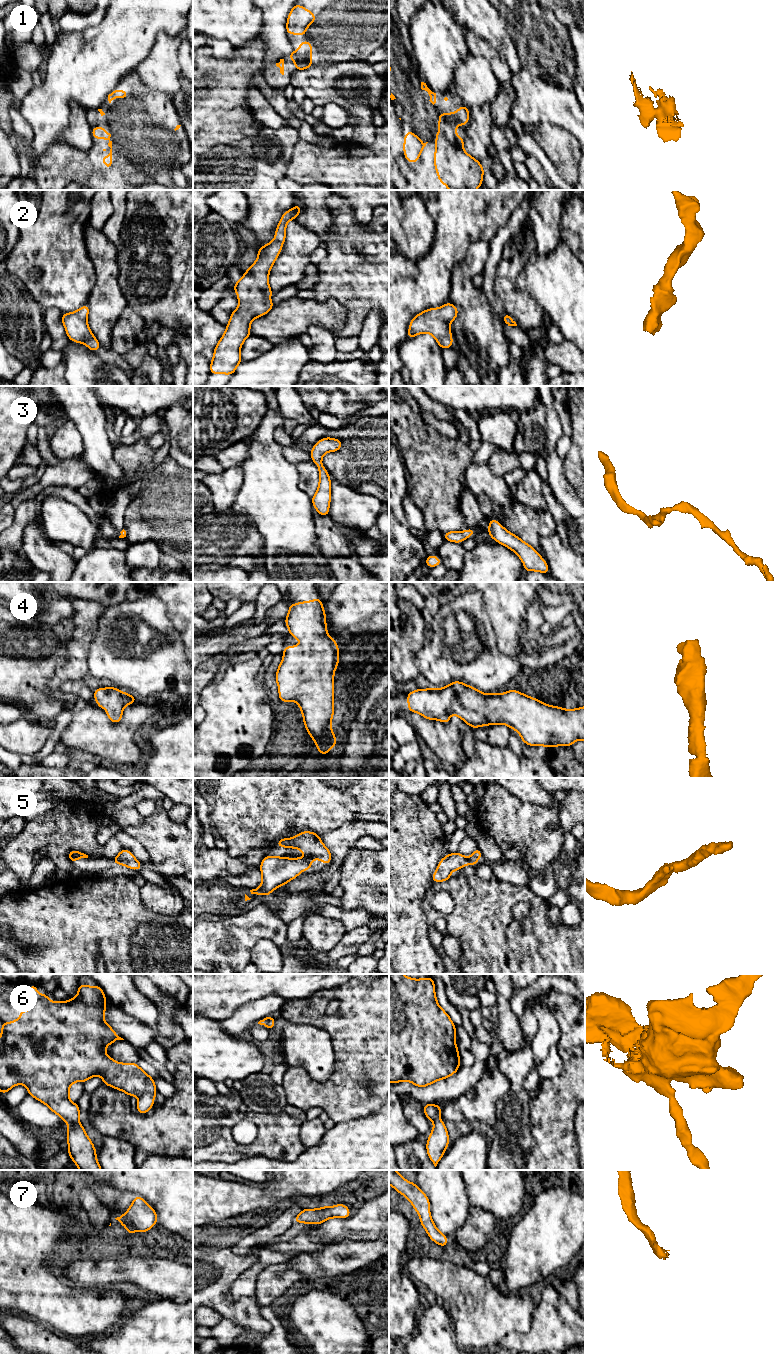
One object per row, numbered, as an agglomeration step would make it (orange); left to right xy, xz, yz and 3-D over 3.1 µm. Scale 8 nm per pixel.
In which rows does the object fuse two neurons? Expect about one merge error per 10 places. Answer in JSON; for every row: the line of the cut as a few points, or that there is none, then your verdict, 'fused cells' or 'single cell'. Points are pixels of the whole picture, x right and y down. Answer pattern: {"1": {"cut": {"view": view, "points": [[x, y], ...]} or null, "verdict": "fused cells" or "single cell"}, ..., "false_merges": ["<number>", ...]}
{"1": {"cut": null, "verdict": "single cell"}, "2": {"cut": null, "verdict": "single cell"}, "3": {"cut": null, "verdict": "single cell"}, "4": {"cut": null, "verdict": "single cell"}, "5": {"cut": null, "verdict": "single cell"}, "6": {"cut": null, "verdict": "single cell"}, "7": {"cut": null, "verdict": "single cell"}, "false_merges": []}

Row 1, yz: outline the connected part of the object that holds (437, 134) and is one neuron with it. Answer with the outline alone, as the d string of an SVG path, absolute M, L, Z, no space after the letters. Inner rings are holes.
M462 104L455 113L439 113L438 119L434 154L438 180L449 190L476 190L482 185L485 169L464 151L465 140L456 135L457 125L468 125L469 108Z

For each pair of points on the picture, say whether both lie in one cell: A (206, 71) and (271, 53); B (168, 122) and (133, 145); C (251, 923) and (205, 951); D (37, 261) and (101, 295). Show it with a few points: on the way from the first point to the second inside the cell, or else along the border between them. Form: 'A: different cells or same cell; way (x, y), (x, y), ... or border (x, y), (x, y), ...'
A: different cells; border (262, 47), (266, 62), (276, 62), (281, 59)
B: same cell; way (159, 125), (148, 130), (142, 136)
C: same cell; way (240, 934), (229, 945), (216, 947)
D: different cells; border (94, 267), (95, 284), (85, 303)

